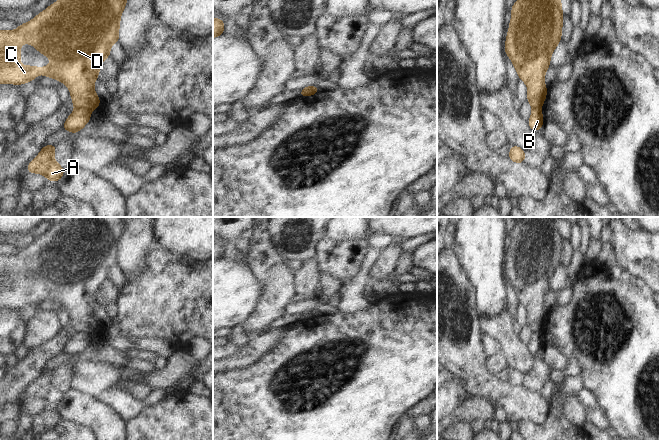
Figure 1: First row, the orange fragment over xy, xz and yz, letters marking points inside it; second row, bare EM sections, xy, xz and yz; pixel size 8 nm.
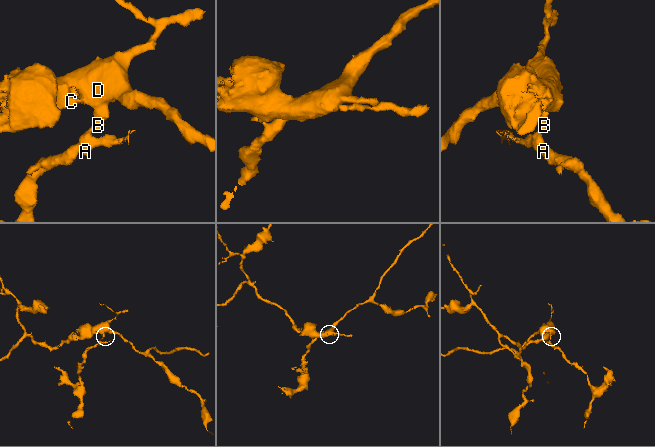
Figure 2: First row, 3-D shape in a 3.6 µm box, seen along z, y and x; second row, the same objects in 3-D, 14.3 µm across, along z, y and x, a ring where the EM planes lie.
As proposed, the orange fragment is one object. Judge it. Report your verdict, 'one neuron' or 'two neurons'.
two neurons

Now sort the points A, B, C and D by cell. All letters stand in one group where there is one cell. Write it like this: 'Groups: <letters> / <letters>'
Groups: A B / C D.

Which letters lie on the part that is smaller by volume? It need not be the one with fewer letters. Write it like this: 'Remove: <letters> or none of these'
Remove: A, B

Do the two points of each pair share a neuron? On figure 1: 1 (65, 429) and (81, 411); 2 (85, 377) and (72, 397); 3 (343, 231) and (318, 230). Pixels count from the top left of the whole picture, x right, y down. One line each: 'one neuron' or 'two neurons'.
1: two neurons
2: two neurons
3: two neurons

